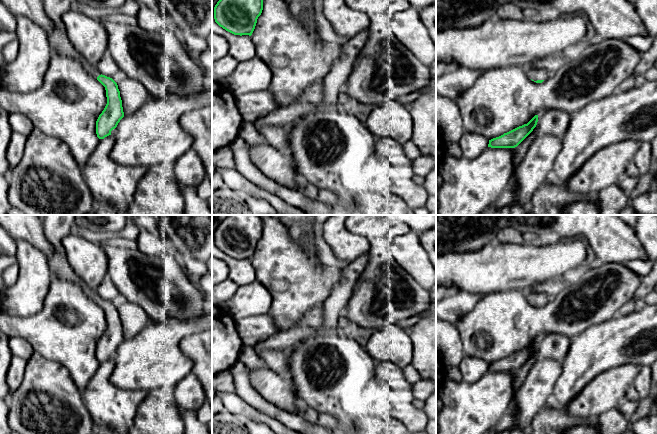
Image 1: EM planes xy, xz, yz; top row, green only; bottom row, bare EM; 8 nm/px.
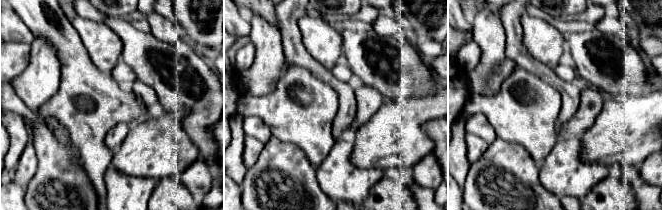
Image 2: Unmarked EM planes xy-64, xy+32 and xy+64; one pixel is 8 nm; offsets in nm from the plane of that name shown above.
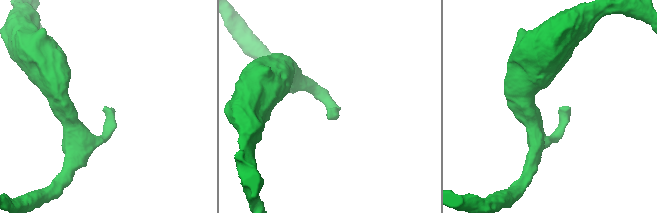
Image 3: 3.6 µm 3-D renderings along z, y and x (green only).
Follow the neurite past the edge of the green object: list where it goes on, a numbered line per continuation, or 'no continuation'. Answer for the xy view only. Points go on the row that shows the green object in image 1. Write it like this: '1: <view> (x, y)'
1: xy (58, 41)

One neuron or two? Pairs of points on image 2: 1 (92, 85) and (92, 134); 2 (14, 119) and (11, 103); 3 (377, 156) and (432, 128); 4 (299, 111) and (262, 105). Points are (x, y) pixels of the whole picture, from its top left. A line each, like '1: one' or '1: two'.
1: one
2: two
3: two
4: one

